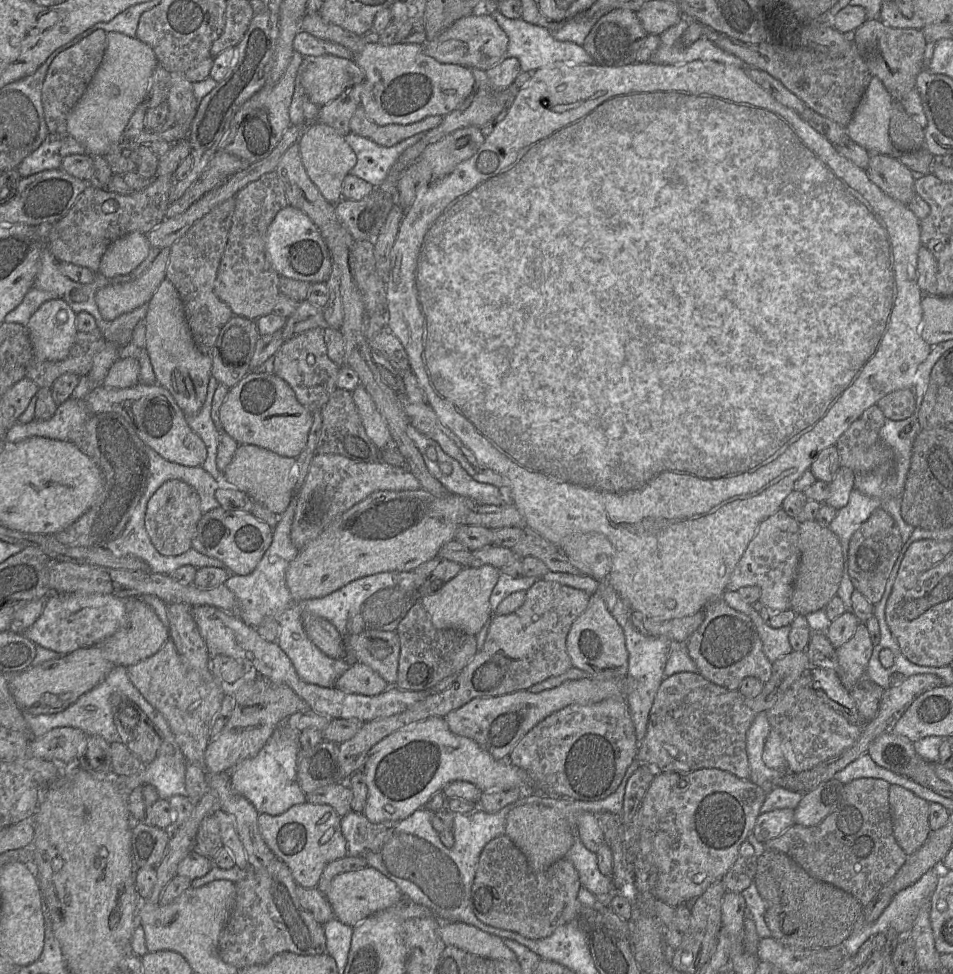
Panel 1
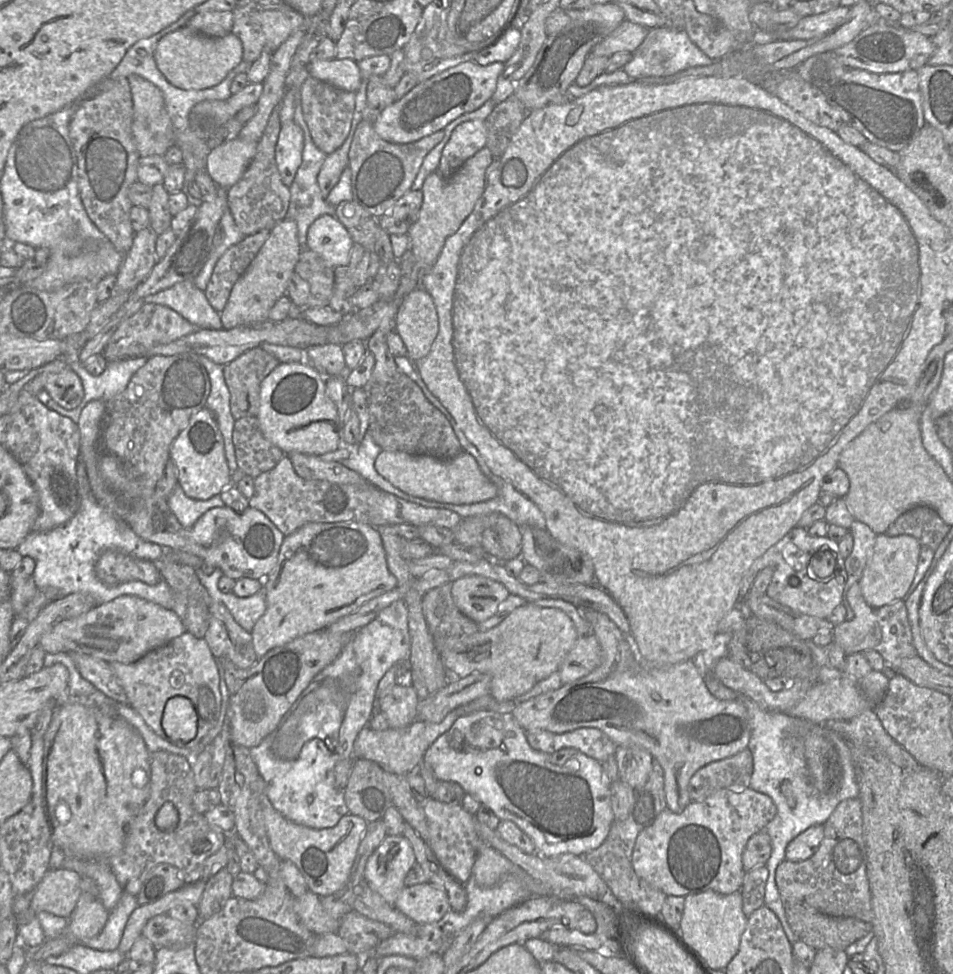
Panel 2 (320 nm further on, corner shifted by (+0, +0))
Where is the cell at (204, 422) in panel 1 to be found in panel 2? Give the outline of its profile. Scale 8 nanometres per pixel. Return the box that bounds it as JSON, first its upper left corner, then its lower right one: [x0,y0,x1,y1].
[199,355,238,473]

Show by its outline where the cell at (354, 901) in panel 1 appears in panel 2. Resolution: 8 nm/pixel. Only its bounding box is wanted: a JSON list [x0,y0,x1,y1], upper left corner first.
[394,883,451,924]

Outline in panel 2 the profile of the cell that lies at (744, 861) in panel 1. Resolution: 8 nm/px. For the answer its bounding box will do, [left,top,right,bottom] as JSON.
[741,865,768,917]

